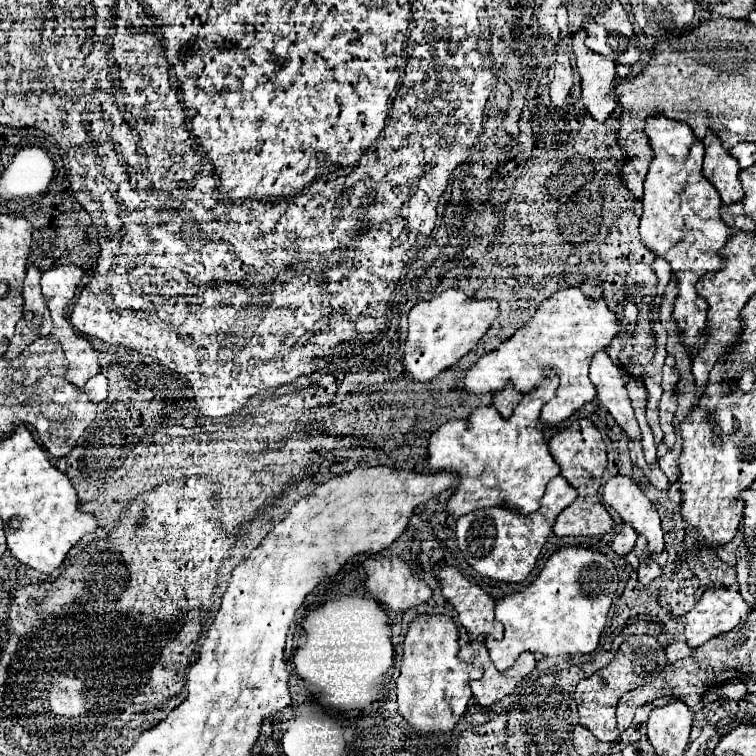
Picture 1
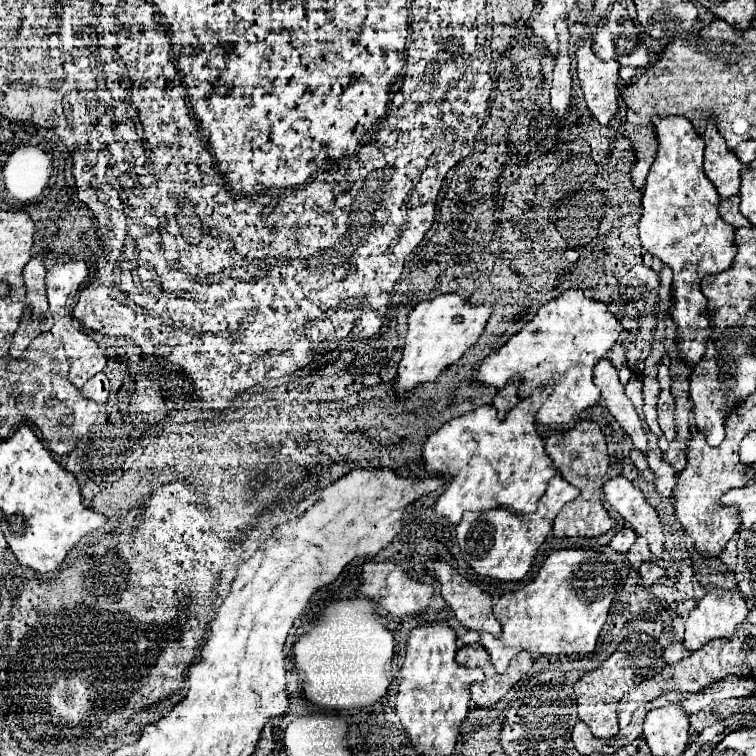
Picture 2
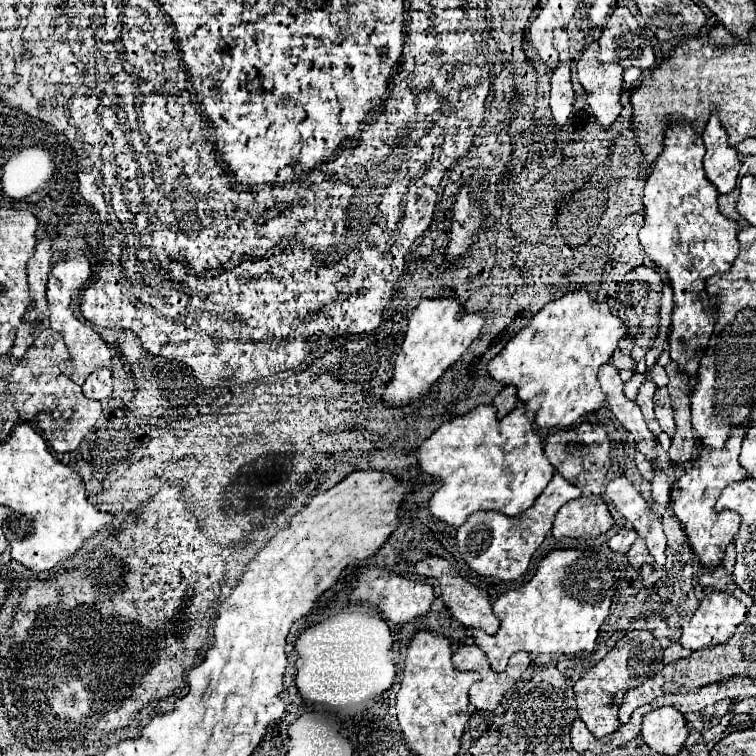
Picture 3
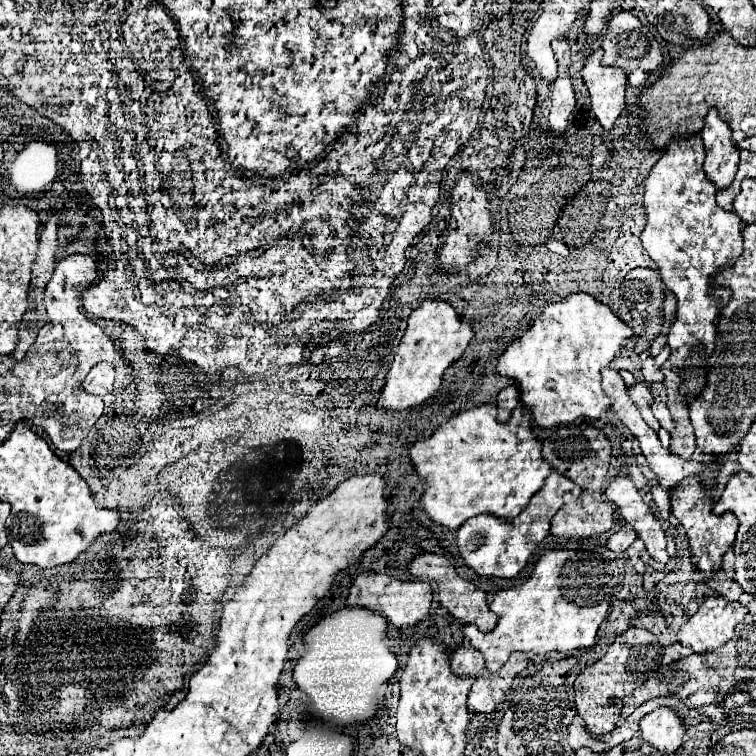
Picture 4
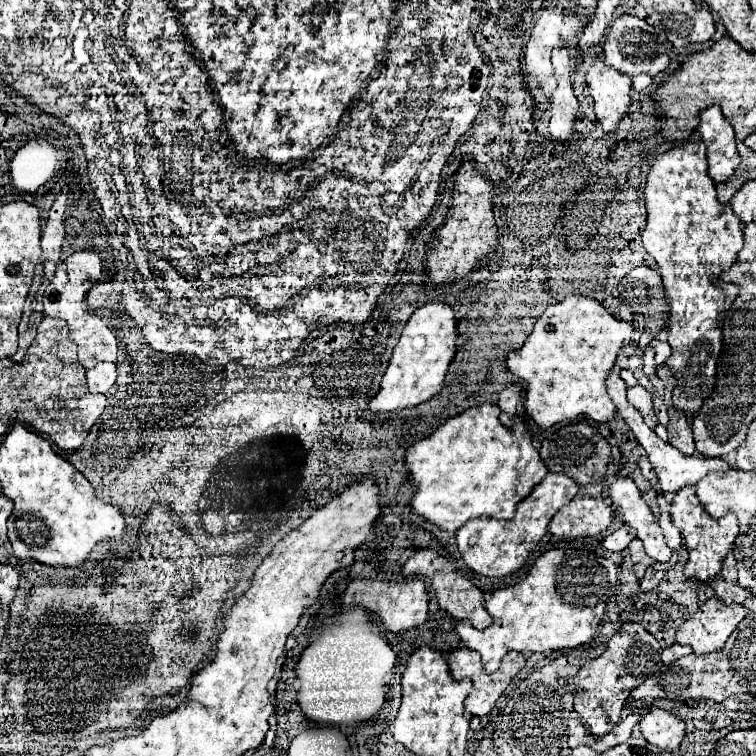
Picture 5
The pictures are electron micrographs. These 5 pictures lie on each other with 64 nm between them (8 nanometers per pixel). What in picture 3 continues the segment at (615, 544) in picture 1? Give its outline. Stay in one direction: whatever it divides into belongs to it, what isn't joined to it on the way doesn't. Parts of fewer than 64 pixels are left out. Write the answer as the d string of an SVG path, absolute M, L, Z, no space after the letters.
M622 528L622 530L618 530L618 532L610 538L608 546L610 546L614 552L622 552L622 554L626 554L626 552L630 550L630 546L634 544L636 536L638 536L638 534L636 534L634 528Z

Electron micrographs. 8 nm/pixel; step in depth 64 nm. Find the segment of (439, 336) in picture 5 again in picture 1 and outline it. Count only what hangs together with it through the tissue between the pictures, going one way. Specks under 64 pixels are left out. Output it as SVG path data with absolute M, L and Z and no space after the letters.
M450 288L432 300L418 302L408 314L408 338L404 368L406 374L420 382L428 382L442 370L454 366L464 354L472 352L480 338L490 330L498 318L498 302L466 296L464 292Z

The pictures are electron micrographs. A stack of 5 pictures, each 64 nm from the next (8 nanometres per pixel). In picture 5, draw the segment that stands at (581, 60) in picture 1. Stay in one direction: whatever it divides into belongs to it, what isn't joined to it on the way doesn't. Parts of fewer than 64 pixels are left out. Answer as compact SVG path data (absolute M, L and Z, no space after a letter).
M598 56L586 72L586 84L594 98L594 114L600 120L604 132L614 132L622 120L622 112L628 112L630 98L630 76L614 68L608 68Z

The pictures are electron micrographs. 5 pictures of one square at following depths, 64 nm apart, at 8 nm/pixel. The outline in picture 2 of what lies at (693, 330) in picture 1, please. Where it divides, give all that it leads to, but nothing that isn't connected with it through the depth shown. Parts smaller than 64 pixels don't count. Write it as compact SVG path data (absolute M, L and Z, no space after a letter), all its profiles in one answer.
M682 116L652 118L658 152L656 160L646 176L642 190L642 218L640 218L640 240L642 246L674 272L674 308L672 320L678 324L676 342L680 356L694 366L700 362L706 340L712 334L706 298L700 292L700 278L728 269L736 254L734 228L726 224L718 214L720 196L712 182L702 172L704 140L696 134L692 124Z

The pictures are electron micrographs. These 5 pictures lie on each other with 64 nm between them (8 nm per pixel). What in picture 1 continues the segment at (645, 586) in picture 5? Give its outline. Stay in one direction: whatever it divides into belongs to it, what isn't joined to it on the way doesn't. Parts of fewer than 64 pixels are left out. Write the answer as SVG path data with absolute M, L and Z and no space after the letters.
M642 558L640 566L638 566L638 580L642 584L650 584L654 578L658 578L662 572L662 568L652 560L652 558Z

